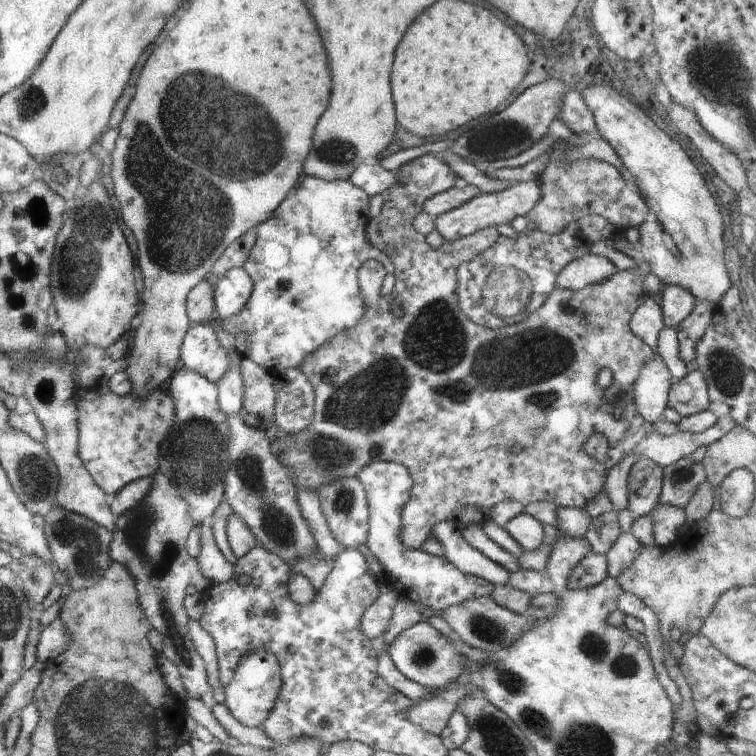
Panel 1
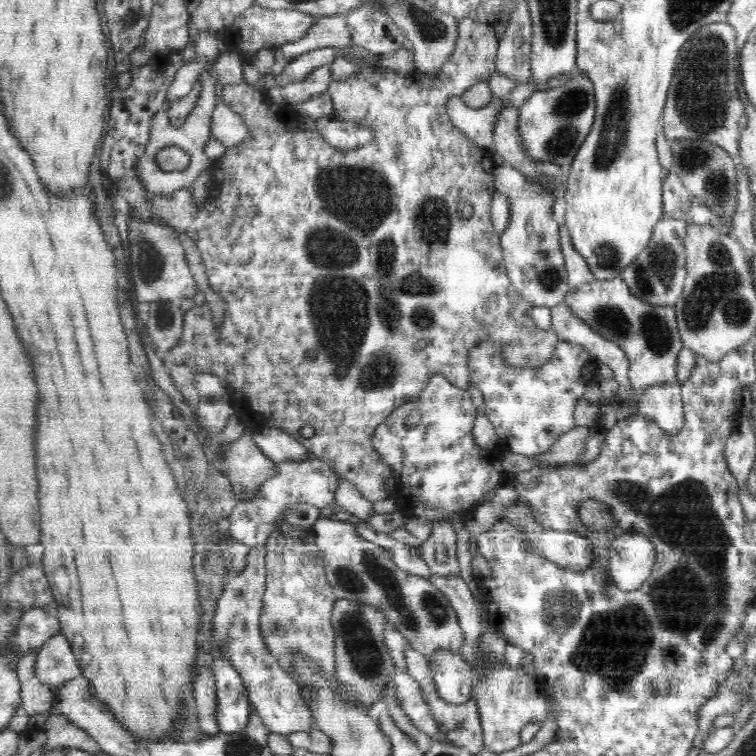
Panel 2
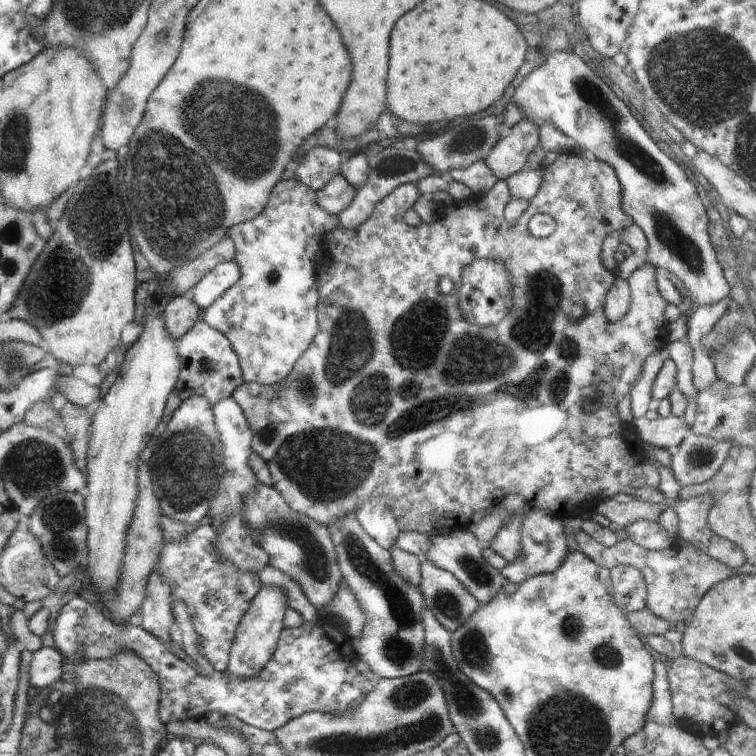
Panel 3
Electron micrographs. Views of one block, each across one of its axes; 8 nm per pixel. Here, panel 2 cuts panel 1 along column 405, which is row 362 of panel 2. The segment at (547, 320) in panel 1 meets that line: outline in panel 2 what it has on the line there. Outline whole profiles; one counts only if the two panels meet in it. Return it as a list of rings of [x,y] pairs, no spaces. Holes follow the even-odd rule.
[[[460,18],[454,50],[447,62],[443,64],[440,74],[413,76],[408,73],[403,75],[386,67],[366,66],[356,76],[344,82],[333,80],[327,91],[328,94],[340,94],[340,116],[342,116],[340,119],[355,122],[358,126],[370,128],[373,131],[373,139],[368,144],[350,151],[330,146],[320,135],[313,134],[310,130],[290,130],[286,126],[288,120],[285,119],[288,108],[278,106],[268,93],[260,93],[245,80],[240,84],[225,84],[221,102],[224,105],[230,105],[236,113],[242,115],[242,121],[248,127],[249,136],[244,138],[240,144],[227,147],[225,153],[213,161],[213,180],[218,188],[219,196],[210,197],[206,204],[198,207],[194,205],[191,188],[176,191],[168,196],[155,196],[143,190],[142,183],[137,176],[129,177],[120,190],[120,194],[129,204],[129,215],[134,215],[144,221],[166,223],[170,227],[176,227],[180,233],[186,232],[194,240],[200,251],[210,288],[226,301],[225,315],[217,329],[213,326],[207,304],[204,304],[202,308],[196,306],[193,310],[185,312],[182,334],[176,346],[162,354],[166,365],[184,364],[196,374],[211,373],[220,380],[224,380],[228,384],[231,405],[249,431],[260,432],[264,428],[274,428],[288,432],[310,453],[327,461],[339,478],[349,480],[362,494],[362,497],[370,503],[388,499],[389,493],[386,492],[383,484],[392,478],[393,473],[374,450],[371,440],[376,428],[384,424],[392,411],[416,398],[434,376],[444,376],[457,388],[470,391],[472,373],[468,369],[467,356],[470,349],[480,343],[488,341],[498,343],[500,349],[504,349],[502,358],[505,364],[512,368],[540,368],[551,360],[559,340],[551,328],[545,331],[535,326],[531,317],[532,303],[526,301],[514,288],[509,276],[506,276],[500,246],[501,235],[494,231],[491,221],[491,202],[496,192],[493,183],[496,163],[485,148],[479,147],[458,127],[454,126],[446,110],[448,98],[460,97],[470,86],[482,80],[489,80],[496,73],[495,58],[498,45],[499,39],[491,25],[475,22],[470,18]],[[465,202],[472,206],[472,215],[469,218],[462,217]],[[312,349],[316,350],[314,361],[307,360],[304,356]],[[305,426],[314,428],[314,436],[310,438],[301,436],[301,430]]]

